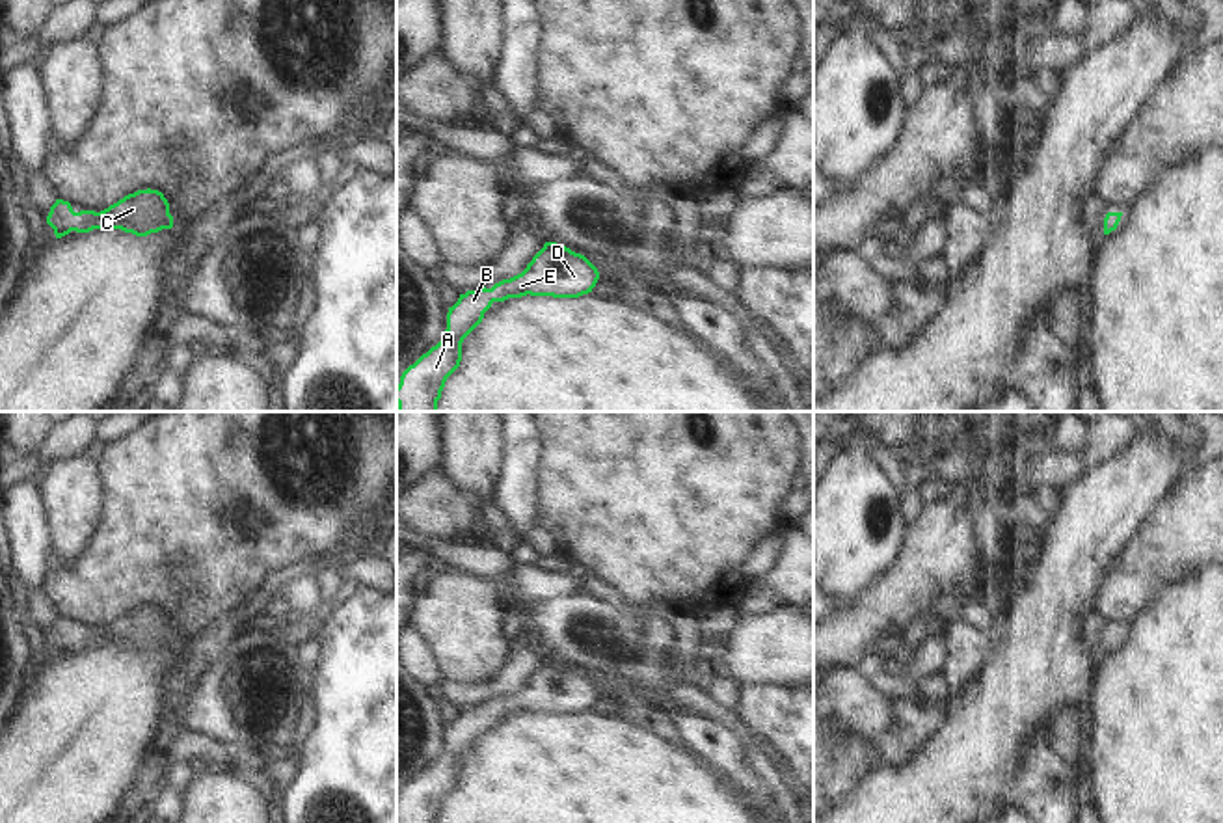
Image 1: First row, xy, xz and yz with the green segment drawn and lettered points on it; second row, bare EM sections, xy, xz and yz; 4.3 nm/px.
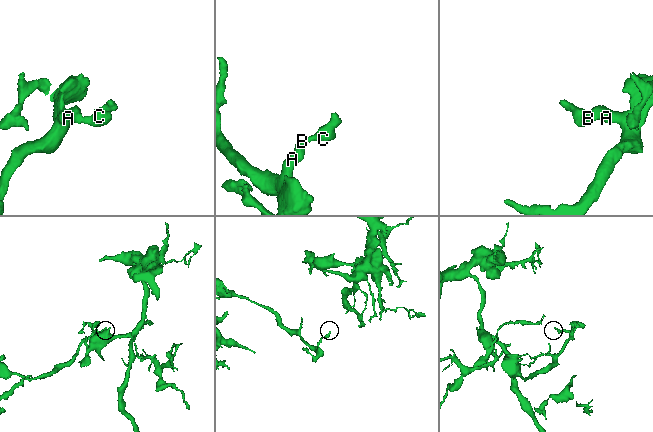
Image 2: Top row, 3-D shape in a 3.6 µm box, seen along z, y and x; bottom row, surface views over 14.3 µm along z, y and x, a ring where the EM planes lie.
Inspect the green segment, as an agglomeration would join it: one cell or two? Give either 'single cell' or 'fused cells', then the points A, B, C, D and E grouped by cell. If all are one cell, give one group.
single cell; A B C D E

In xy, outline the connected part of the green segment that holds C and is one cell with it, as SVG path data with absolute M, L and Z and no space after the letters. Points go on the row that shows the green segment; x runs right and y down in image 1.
M138 190L125 196L108 209L74 212L69 201L56 199L47 216L47 223L54 229L56 238L93 229L121 229L136 236L147 236L162 229L173 227L169 203L158 190Z

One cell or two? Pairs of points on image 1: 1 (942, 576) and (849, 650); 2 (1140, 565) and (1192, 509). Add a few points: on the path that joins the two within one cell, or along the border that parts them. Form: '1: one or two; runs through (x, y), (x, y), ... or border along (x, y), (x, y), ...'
1: one; runs through (918, 578), (870, 626)
2: one; runs through (1153, 552), (1182, 522)

